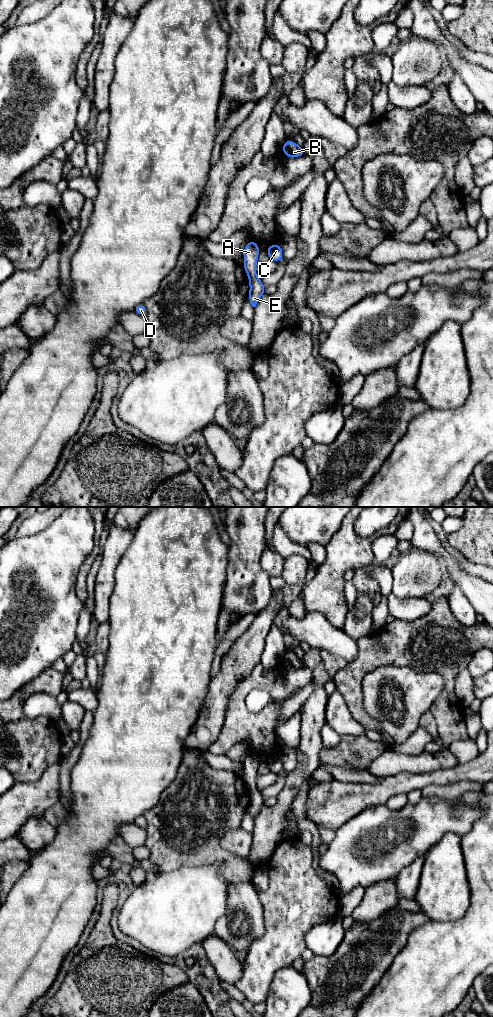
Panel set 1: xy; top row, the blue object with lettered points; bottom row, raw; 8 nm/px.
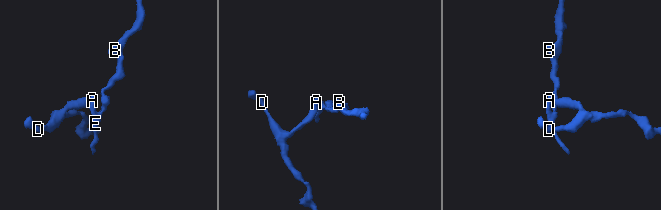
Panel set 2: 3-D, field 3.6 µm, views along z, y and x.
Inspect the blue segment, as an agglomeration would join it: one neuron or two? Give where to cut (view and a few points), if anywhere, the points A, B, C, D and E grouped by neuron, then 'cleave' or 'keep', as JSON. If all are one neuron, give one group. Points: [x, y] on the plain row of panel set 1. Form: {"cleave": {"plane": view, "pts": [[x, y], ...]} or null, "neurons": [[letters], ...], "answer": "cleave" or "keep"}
{"cleave": null, "neurons": [["A", "B", "C", "D", "E"]], "answer": "keep"}

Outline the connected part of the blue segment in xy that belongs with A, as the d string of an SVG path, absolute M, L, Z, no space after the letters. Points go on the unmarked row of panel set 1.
M250 752L242 764L245 771L243 779L247 784L250 797L248 811L252 818L255 819L260 809L266 804L266 800L263 798L260 790L255 784L260 761L255 753Z

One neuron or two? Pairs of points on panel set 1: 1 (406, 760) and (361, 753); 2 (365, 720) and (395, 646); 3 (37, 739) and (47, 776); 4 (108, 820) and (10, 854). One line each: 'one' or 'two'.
1: two
2: one
3: two
4: two

